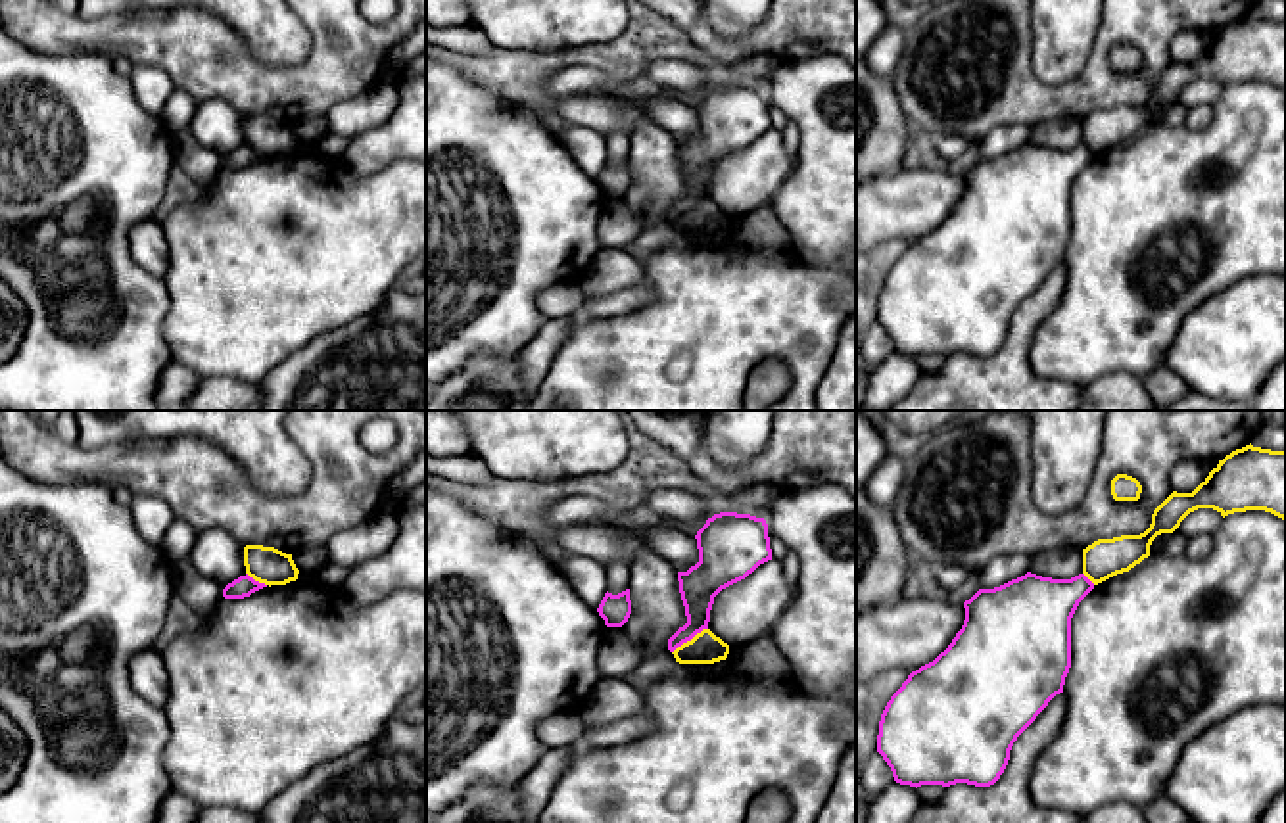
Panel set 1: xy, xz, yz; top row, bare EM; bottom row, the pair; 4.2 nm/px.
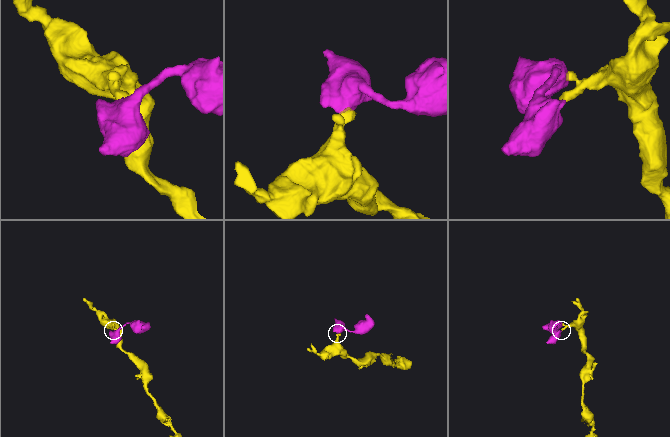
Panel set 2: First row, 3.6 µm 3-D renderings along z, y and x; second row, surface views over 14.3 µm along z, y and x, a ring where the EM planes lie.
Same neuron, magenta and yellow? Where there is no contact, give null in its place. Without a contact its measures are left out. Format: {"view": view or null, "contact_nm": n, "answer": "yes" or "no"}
{"view": "xz", "contact_nm": 190, "answer": "no"}

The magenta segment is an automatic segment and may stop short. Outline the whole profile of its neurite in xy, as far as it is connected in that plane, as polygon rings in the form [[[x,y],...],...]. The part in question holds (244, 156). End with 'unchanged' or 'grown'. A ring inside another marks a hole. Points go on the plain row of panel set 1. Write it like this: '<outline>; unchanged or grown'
[[[248,144],[246,146],[240,146],[238,150],[234,150],[232,153],[228,153],[225,159],[223,159],[223,167],[225,169],[244,169],[244,167],[250,167],[251,163],[259,161],[267,157],[265,153],[259,153],[255,152],[253,148],[250,148]]]; unchanged

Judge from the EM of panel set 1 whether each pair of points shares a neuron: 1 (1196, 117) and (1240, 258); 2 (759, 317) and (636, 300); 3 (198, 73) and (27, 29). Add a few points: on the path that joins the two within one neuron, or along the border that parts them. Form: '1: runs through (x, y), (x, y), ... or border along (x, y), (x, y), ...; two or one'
1: border along (1212, 106), (1212, 117), (1206, 125), (1185, 125); two
2: border along (653, 294), (645, 304), (605, 319); two
3: runs through (156, 41), (100, 41), (70, 33); one

